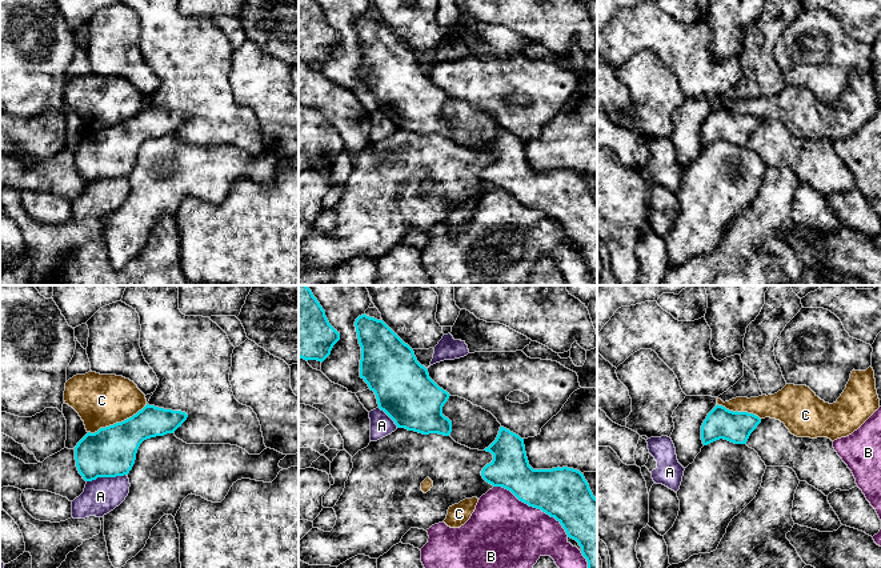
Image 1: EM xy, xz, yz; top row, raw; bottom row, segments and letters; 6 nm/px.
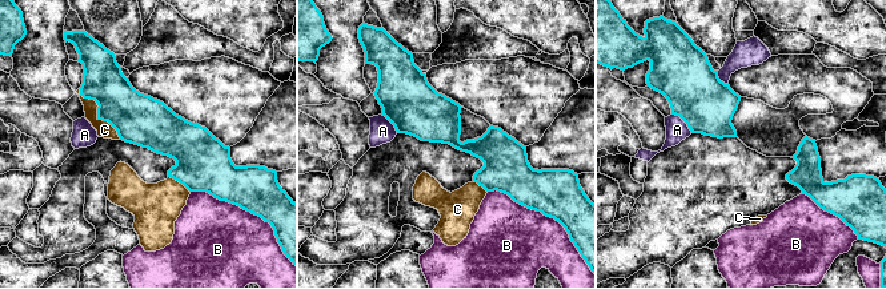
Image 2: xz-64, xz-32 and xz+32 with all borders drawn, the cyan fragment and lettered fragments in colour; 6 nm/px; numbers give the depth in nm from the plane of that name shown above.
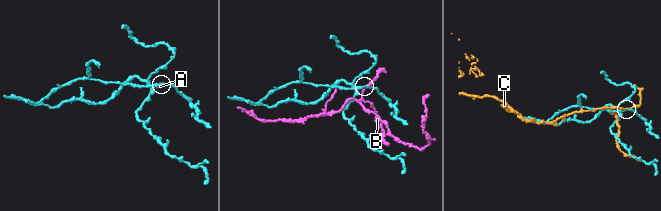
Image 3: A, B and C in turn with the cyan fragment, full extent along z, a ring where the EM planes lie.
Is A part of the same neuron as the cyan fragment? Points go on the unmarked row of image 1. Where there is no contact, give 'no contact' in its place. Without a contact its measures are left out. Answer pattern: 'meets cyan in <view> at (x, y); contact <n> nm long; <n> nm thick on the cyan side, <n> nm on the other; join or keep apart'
meets cyan in xy at (105, 178); contact 240 nm long; 300 nm thick on the cyan side, 220 nm on the other; keep apart

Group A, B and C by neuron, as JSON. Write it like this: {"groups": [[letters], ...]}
{"groups": [["A"], ["B"], ["C"]]}

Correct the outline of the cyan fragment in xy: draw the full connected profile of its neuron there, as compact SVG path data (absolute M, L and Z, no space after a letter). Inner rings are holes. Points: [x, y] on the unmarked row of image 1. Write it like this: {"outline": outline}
{"outline": "M147 105L121 124L88 133L75 148L79 175L85 183L128 176L144 141L173 135L187 119L185 113Z"}

